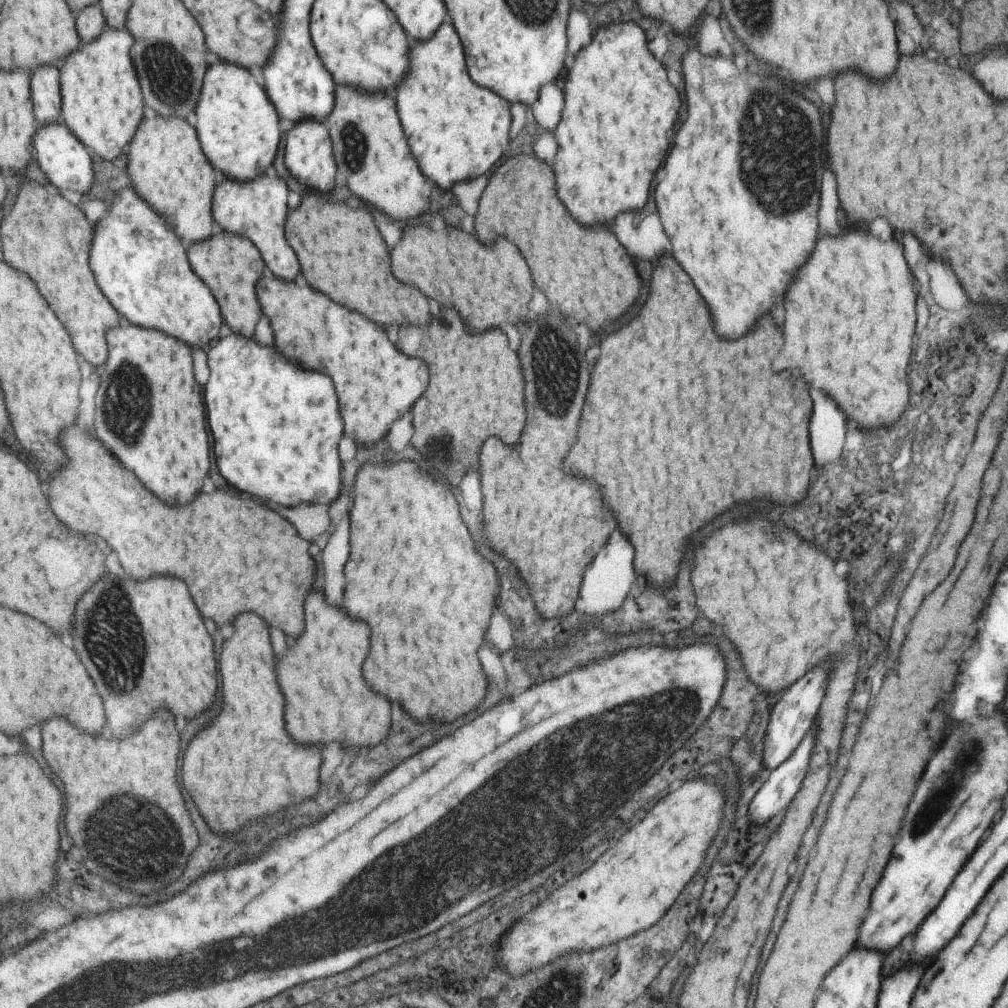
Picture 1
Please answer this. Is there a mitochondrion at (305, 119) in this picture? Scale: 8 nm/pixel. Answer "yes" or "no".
no

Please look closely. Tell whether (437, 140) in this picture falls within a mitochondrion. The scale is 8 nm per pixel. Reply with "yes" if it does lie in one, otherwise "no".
no

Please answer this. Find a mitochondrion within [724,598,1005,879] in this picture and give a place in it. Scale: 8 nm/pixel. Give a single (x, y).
(969, 751)

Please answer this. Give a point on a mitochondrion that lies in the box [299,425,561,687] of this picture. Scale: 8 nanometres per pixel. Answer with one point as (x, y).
(447, 447)

